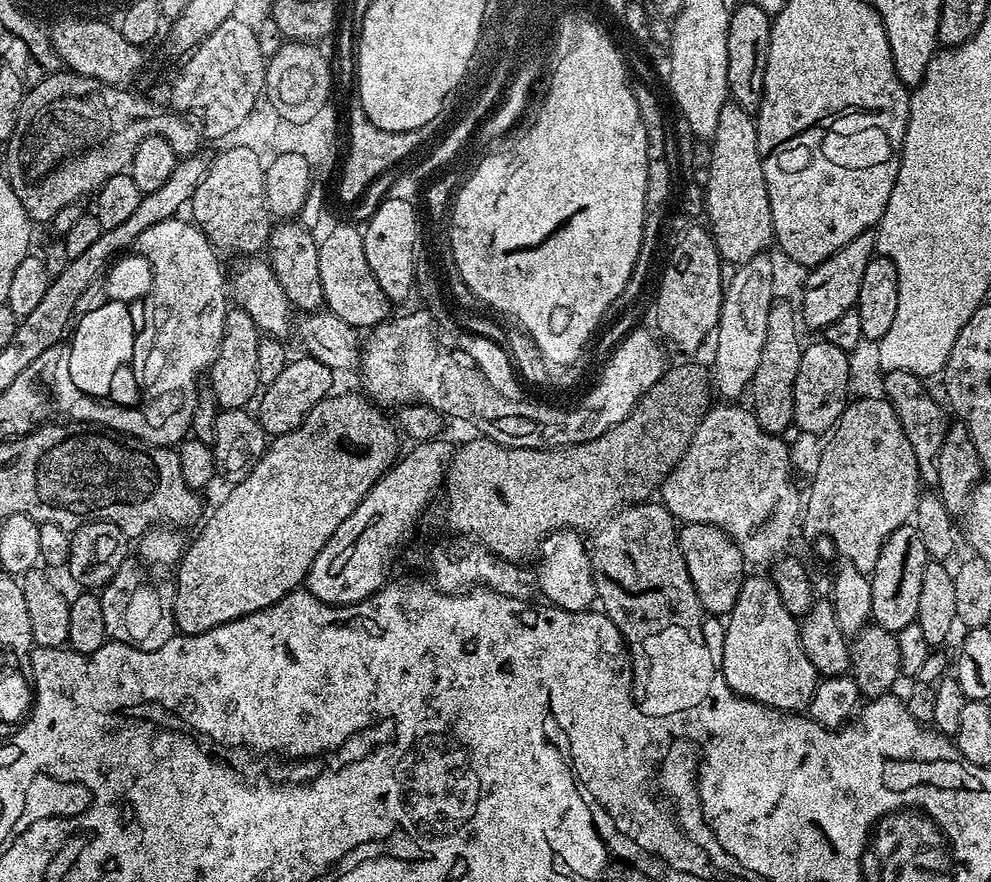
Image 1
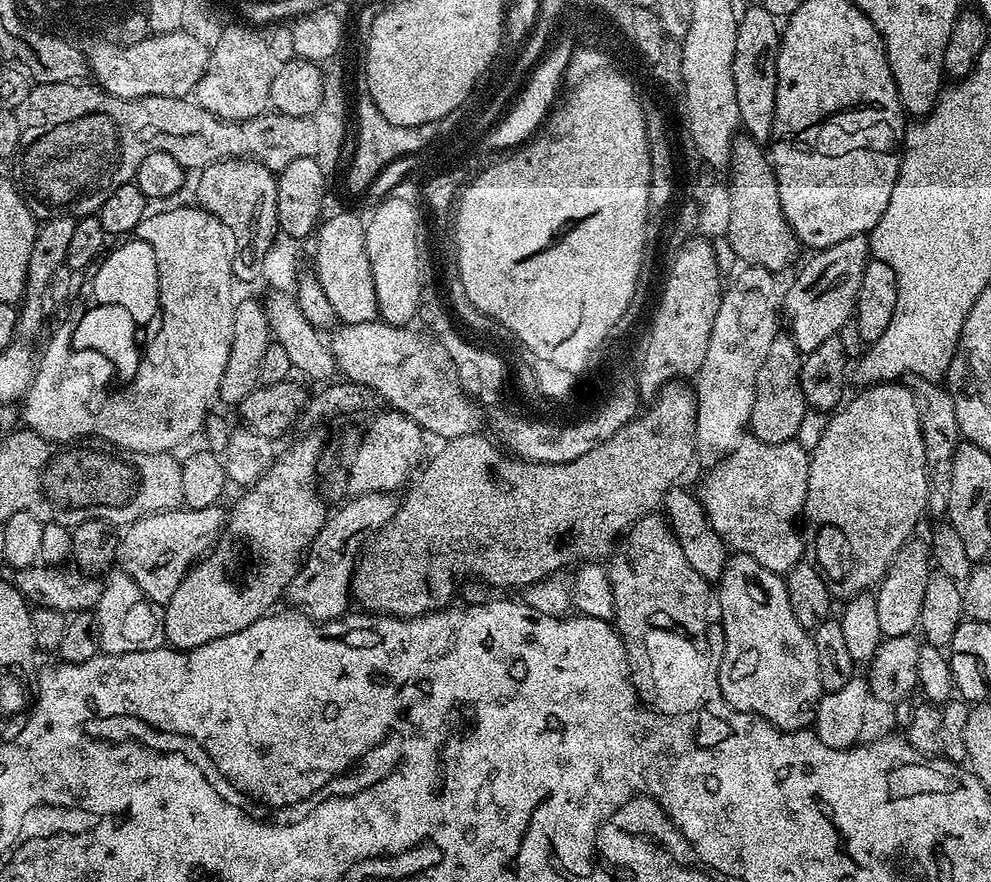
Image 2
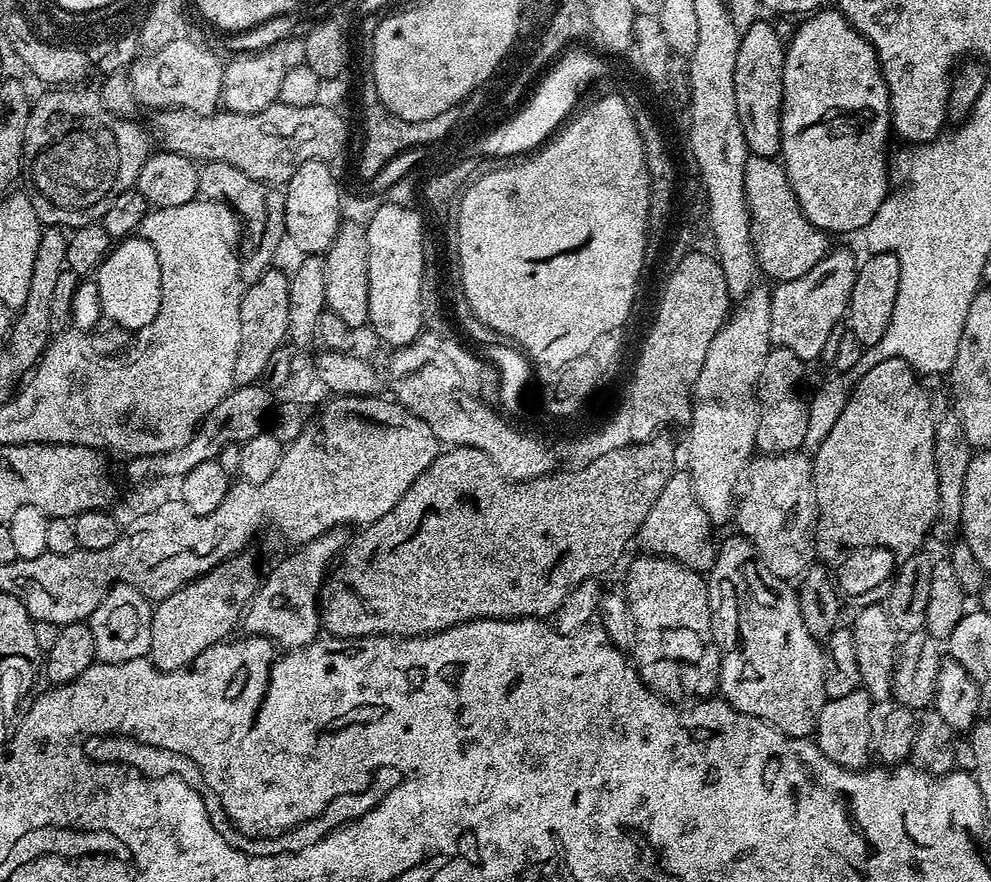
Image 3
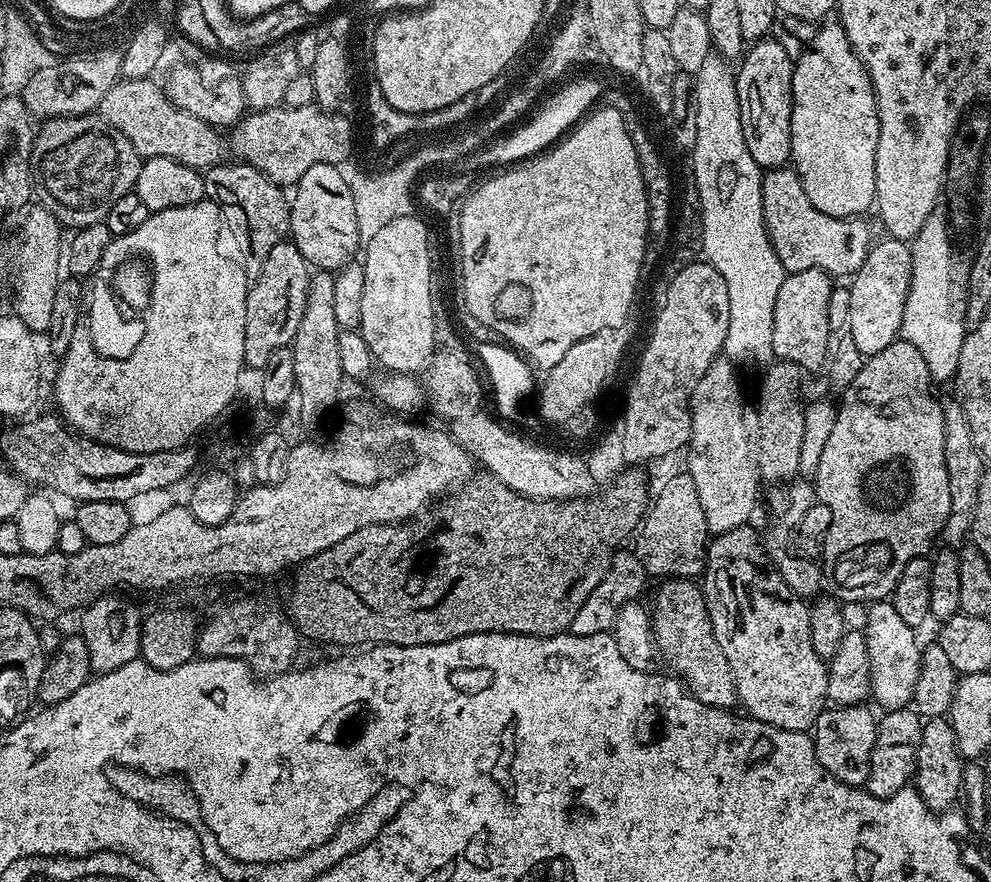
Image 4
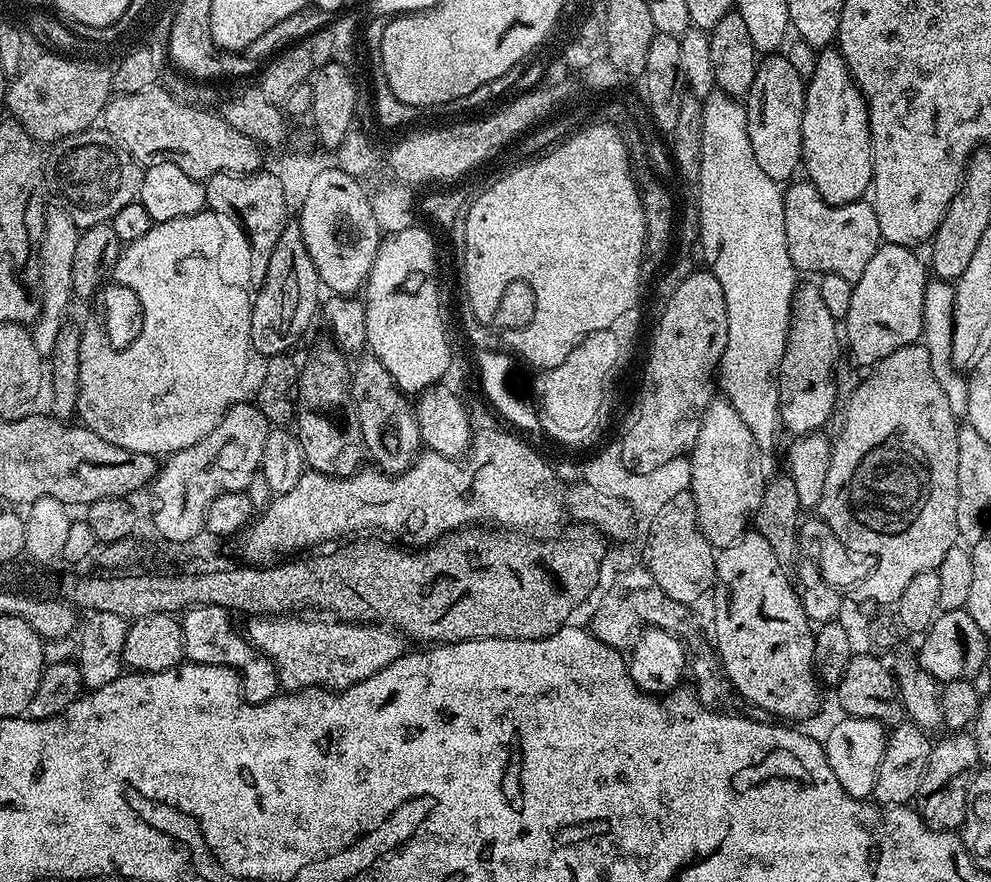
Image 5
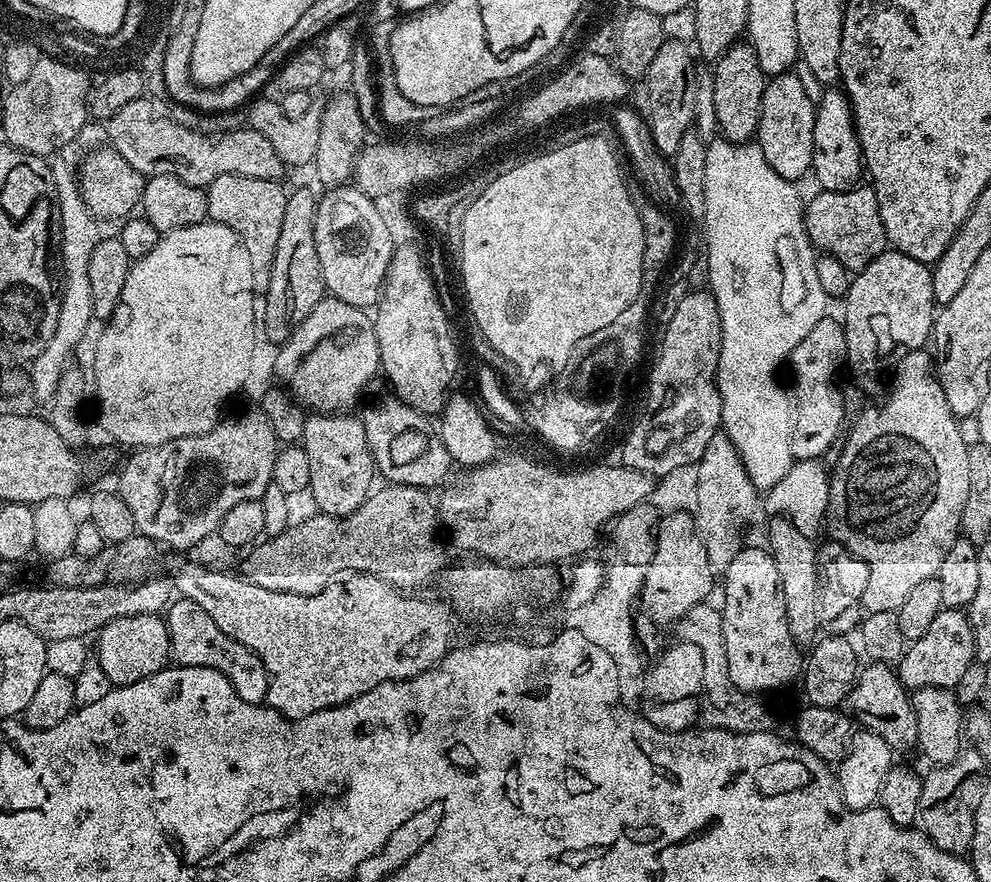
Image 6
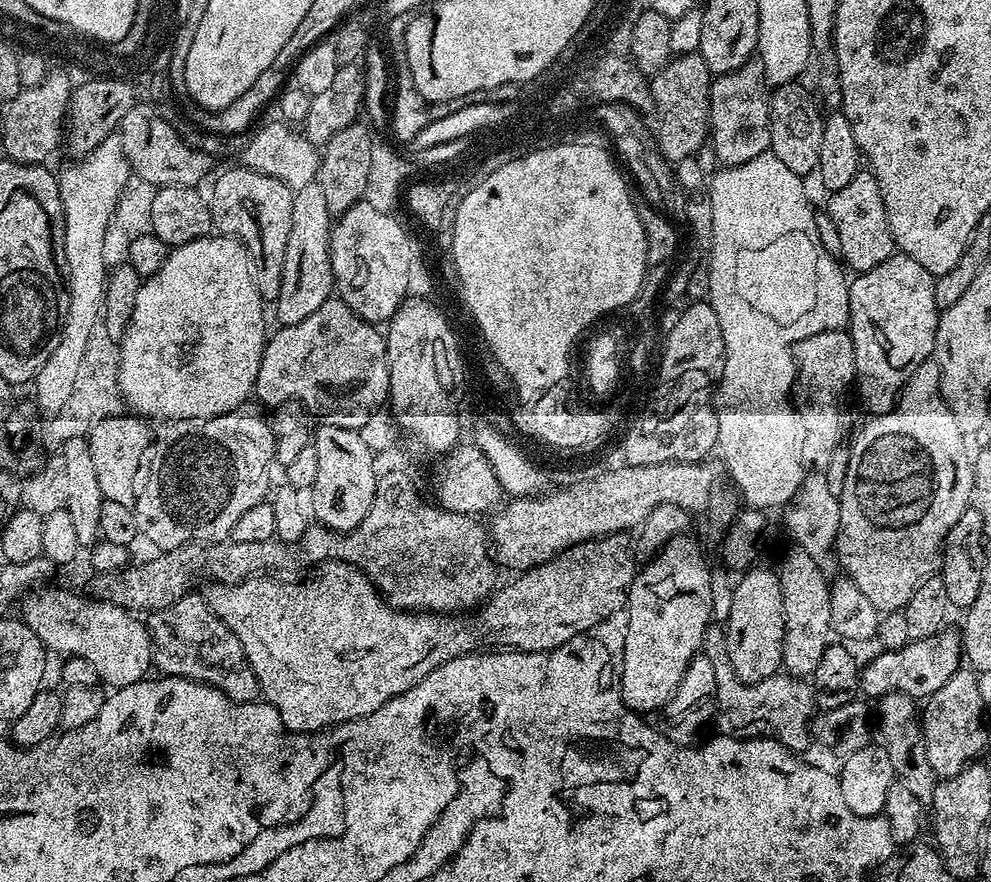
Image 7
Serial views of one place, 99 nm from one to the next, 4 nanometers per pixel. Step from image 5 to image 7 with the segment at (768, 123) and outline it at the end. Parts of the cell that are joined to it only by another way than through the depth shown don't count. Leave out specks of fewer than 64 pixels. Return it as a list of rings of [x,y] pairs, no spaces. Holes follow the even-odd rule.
[[[793,82],[771,89],[768,102],[770,106],[770,138],[772,139],[770,150],[775,156],[782,158],[782,163],[789,170],[794,170],[794,174],[808,178],[811,177],[811,172],[813,175],[820,166],[825,117],[820,116],[821,109],[818,107],[813,93],[811,91],[808,93],[802,85],[803,83]]]

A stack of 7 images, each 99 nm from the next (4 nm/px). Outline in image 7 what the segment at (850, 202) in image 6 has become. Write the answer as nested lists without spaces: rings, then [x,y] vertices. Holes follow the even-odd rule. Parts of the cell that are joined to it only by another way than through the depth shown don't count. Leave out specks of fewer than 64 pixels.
[[[871,171],[857,172],[852,181],[842,186],[842,190],[831,193],[827,198],[826,211],[842,242],[840,256],[849,269],[853,268],[853,273],[870,270],[878,266],[878,262],[886,262],[886,258],[894,255],[890,222],[886,218],[882,202],[882,190],[878,190],[878,181]]]

